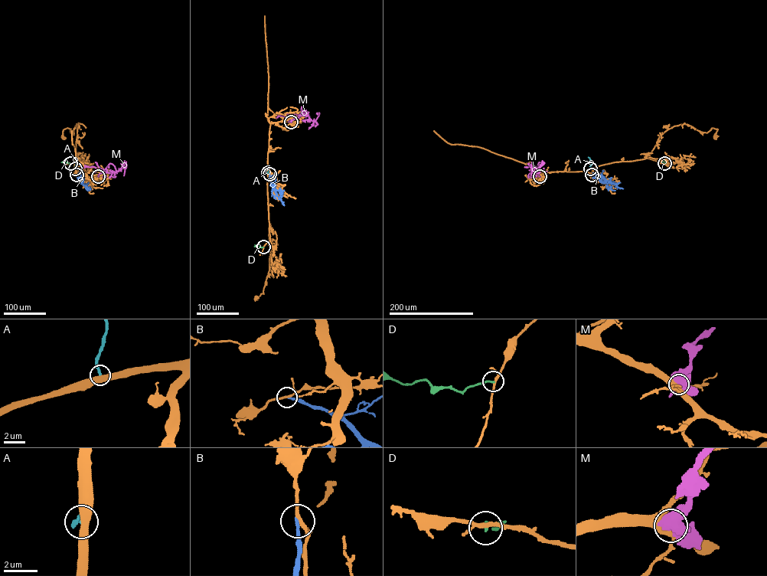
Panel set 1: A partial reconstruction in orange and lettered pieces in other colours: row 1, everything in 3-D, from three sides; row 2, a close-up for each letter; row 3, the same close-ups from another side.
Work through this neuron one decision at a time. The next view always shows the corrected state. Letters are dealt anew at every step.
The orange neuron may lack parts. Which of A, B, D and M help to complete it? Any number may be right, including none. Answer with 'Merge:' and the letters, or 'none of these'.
Merge: none of these

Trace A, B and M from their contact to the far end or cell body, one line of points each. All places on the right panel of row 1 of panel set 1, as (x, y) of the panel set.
A: (590, 168), (591, 160), (588, 157)
B: (592, 175), (623, 188)
M: (540, 176), (527, 164), (534, 170), (533, 173), (533, 166), (535, 168)

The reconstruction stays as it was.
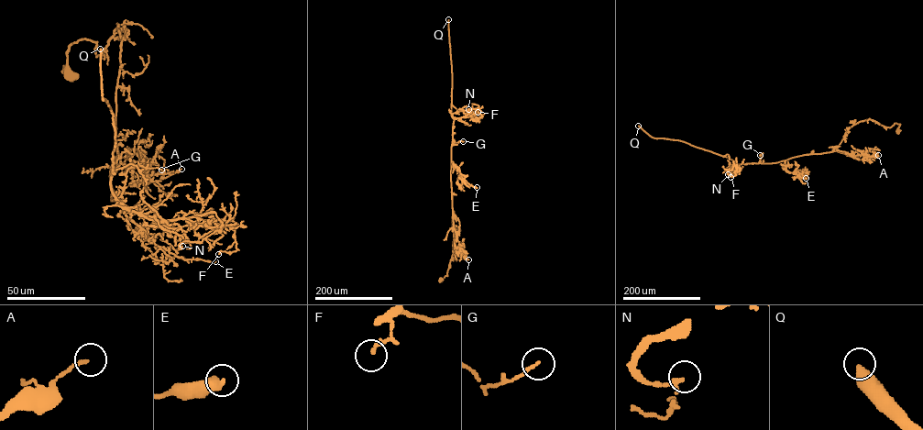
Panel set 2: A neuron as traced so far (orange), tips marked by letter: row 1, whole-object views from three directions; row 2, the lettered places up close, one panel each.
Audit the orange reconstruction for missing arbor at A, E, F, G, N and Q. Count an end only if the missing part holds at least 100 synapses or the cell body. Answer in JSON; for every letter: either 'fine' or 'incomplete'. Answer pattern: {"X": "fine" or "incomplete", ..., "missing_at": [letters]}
{"A": "fine", "E": "fine", "F": "fine", "G": "fine", "N": "fine", "Q": "incomplete", "missing_at": ["Q"]}

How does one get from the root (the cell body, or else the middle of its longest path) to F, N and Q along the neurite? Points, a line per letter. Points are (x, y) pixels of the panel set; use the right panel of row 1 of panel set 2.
F: (897, 132), (900, 124), (888, 127), (861, 121), (833, 150), (738, 164), (730, 177)
N: (897, 132), (900, 124), (888, 127), (861, 121), (833, 150), (738, 164), (727, 170), (728, 174)
Q: (897, 132), (900, 124), (866, 119), (831, 151), (737, 164), (681, 141), (653, 137), (638, 126)

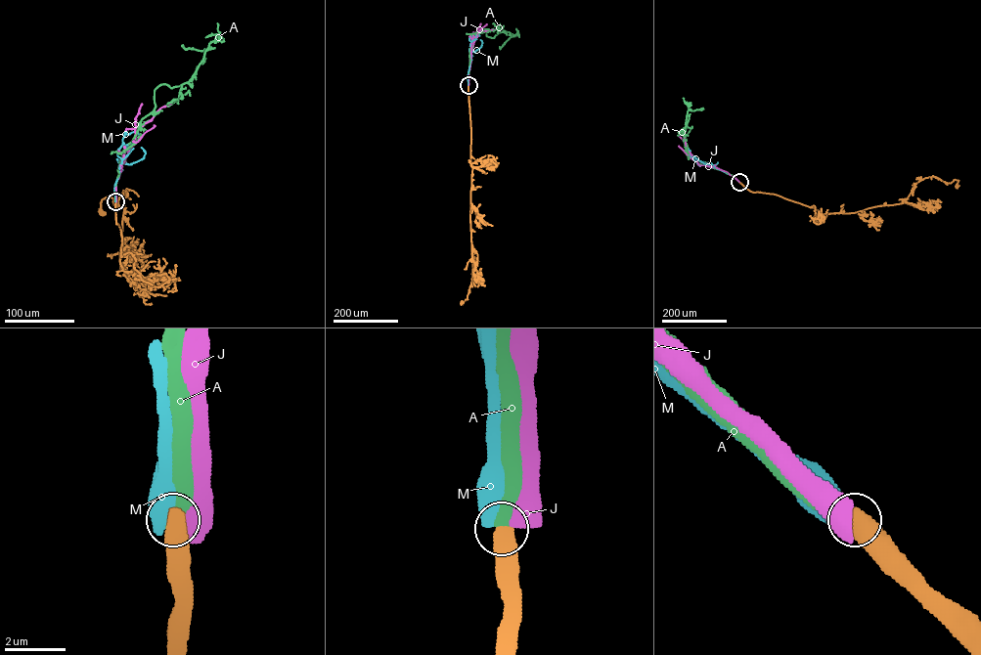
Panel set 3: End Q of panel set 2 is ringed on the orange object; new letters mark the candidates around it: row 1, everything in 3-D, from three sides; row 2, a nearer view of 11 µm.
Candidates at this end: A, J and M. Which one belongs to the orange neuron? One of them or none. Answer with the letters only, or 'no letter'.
A

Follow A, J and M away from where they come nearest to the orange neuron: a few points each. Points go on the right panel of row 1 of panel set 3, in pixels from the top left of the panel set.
A: (738, 182), (698, 160), (685, 145), (684, 138), (692, 127), (686, 123), (688, 111), (700, 109)
J: (738, 182), (726, 171), (697, 160), (688, 149), (684, 135)
M: (738, 182), (691, 154), (695, 161), (693, 156)

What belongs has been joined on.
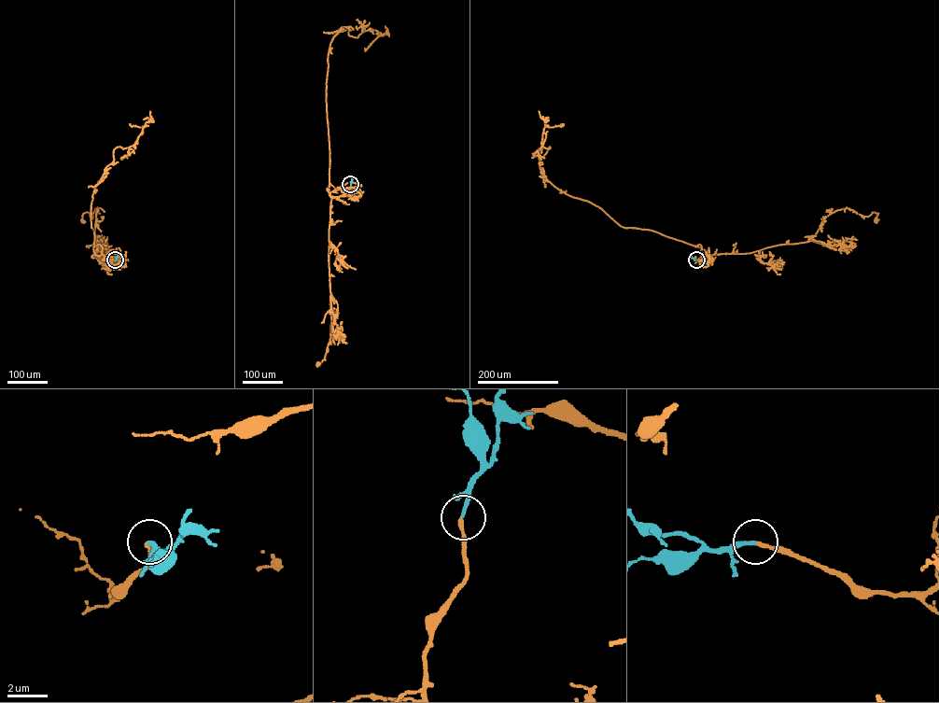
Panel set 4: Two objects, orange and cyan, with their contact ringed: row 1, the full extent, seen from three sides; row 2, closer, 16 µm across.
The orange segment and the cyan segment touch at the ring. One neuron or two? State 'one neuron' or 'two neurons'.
one neuron

